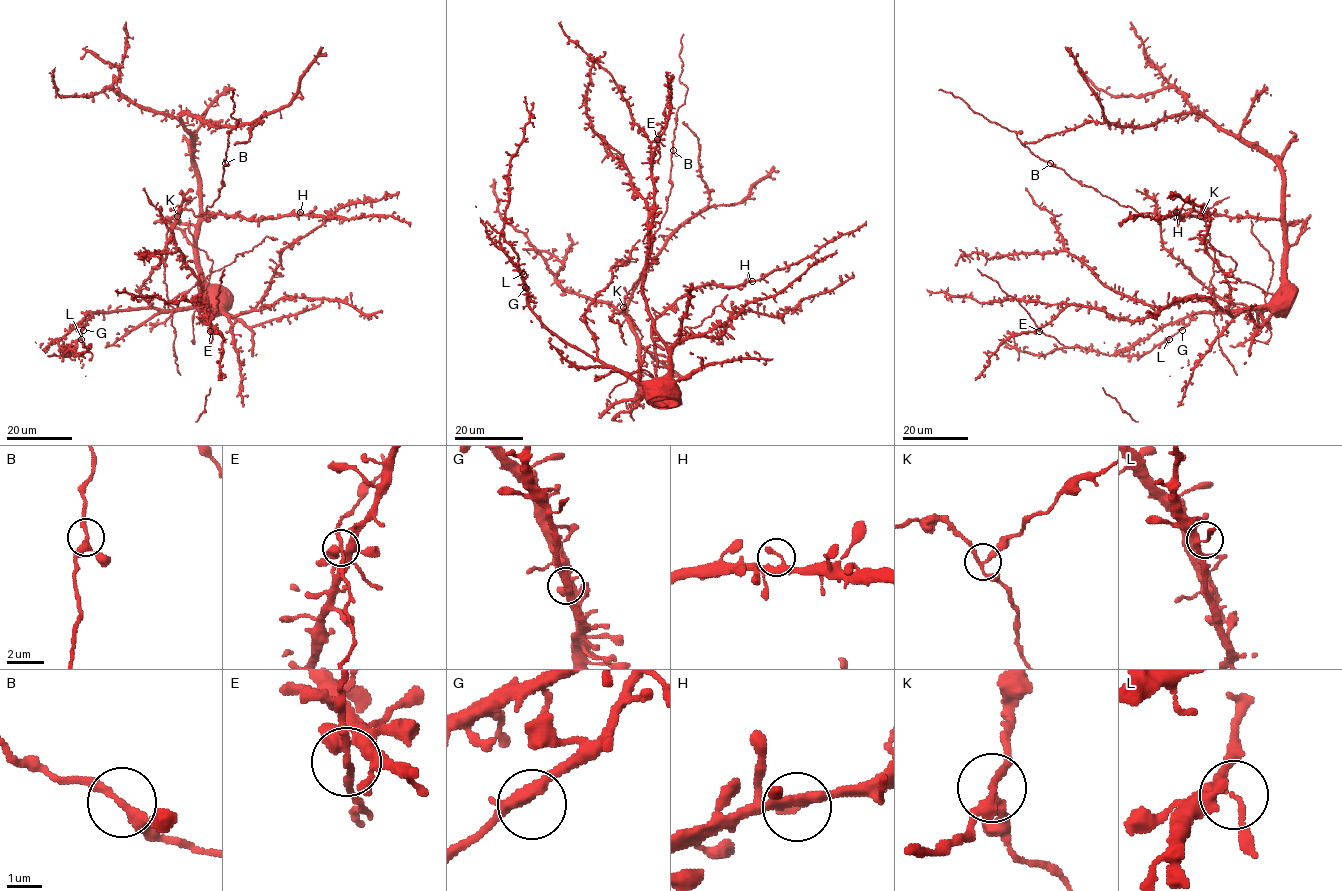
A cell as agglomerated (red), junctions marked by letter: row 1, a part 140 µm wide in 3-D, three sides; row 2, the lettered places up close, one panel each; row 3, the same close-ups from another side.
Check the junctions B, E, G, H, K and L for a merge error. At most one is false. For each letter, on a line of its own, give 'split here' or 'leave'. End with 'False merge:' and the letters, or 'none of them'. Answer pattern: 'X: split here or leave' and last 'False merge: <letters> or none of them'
B: leave
E: leave
G: leave
H: leave
K: split here
L: leave
False merge: K

